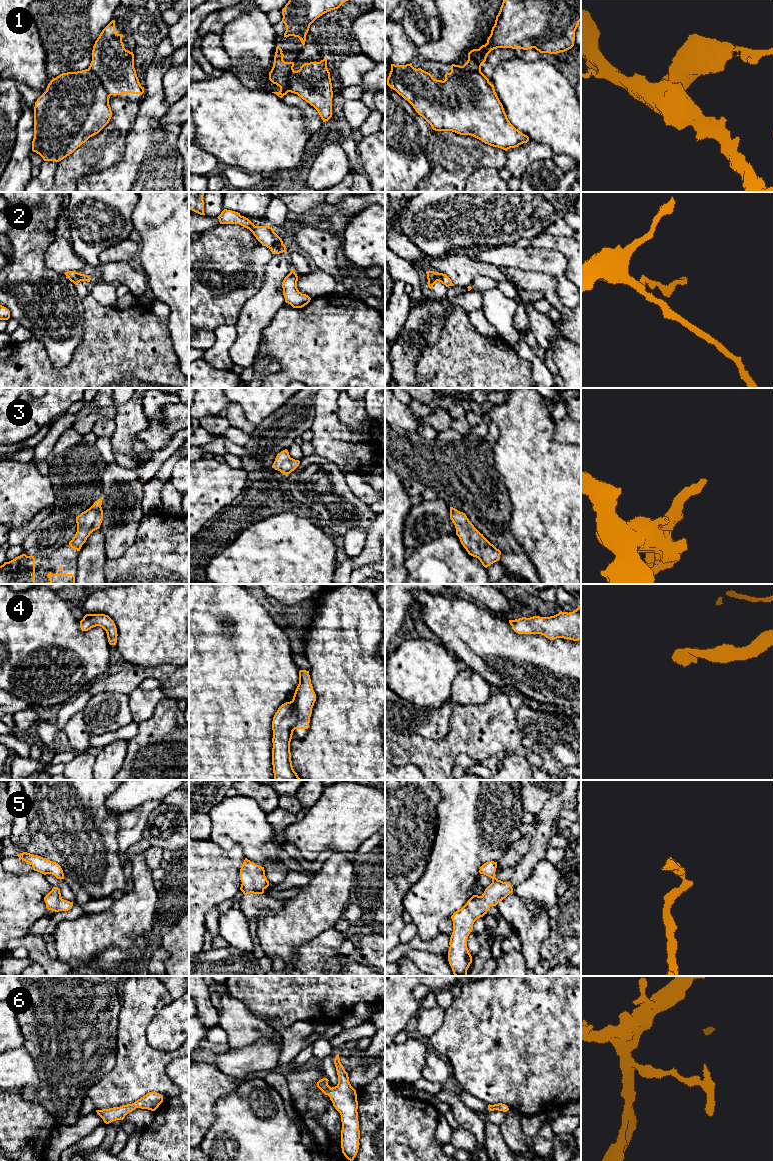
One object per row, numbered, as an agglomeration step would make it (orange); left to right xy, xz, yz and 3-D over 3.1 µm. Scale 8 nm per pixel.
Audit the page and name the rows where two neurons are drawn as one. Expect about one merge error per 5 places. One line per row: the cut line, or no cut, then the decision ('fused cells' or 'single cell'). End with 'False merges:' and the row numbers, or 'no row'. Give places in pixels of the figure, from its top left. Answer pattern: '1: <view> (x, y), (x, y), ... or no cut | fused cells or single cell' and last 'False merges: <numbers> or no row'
1: xy (89, 67), (98, 77), (109, 96) | fused cells
2: no cut | single cell
3: no cut | single cell
4: no cut | single cell
5: no cut | single cell
6: no cut | single cell
False merges: 1

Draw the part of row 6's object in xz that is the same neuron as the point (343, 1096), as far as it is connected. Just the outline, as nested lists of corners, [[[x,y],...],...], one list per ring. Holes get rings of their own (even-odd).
[[[339,1053],[334,1059],[338,1075],[338,1084],[335,1087],[328,1085],[328,1079],[323,1078],[317,1082],[317,1087],[330,1097],[335,1109],[341,1115],[341,1148],[344,1156],[353,1161],[359,1149],[359,1121],[358,1121],[358,1101],[356,1090],[349,1082],[348,1073],[340,1062]]]

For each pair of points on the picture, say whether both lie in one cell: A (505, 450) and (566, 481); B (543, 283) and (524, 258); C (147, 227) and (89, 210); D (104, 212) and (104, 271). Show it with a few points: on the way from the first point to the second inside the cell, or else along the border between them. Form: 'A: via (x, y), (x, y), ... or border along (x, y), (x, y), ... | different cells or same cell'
A: via (520, 452), (551, 481) | same cell
B: border along (512, 267), (546, 272), (557, 279) | different cells
C: border along (137, 202), (132, 213), (133, 228) | different cells
D: border along (100, 263), (93, 275) | different cells

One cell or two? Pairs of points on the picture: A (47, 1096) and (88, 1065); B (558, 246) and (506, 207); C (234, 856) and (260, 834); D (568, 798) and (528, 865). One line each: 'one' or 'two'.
A: one
B: two
C: two
D: one

